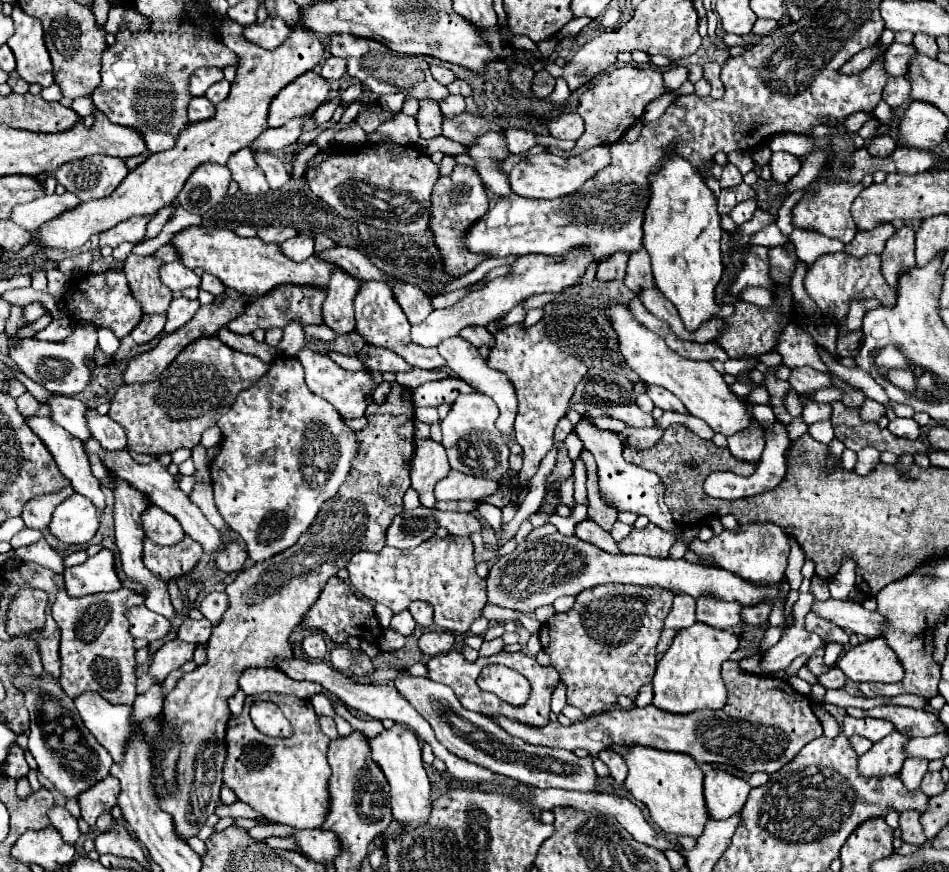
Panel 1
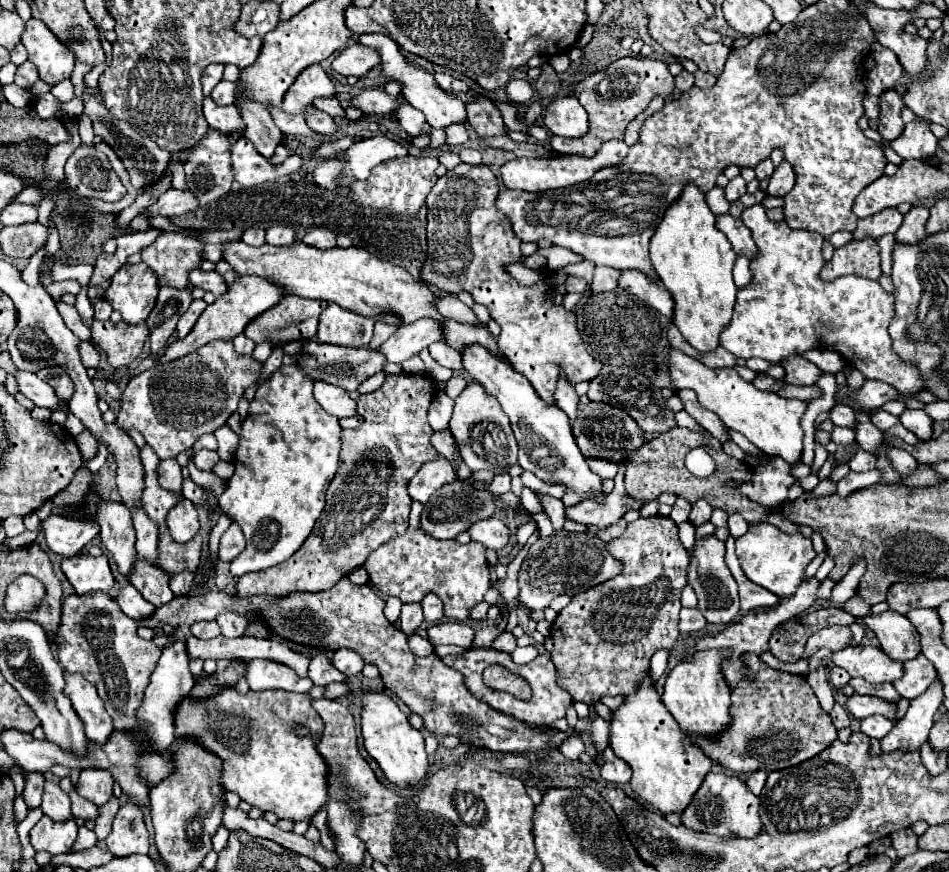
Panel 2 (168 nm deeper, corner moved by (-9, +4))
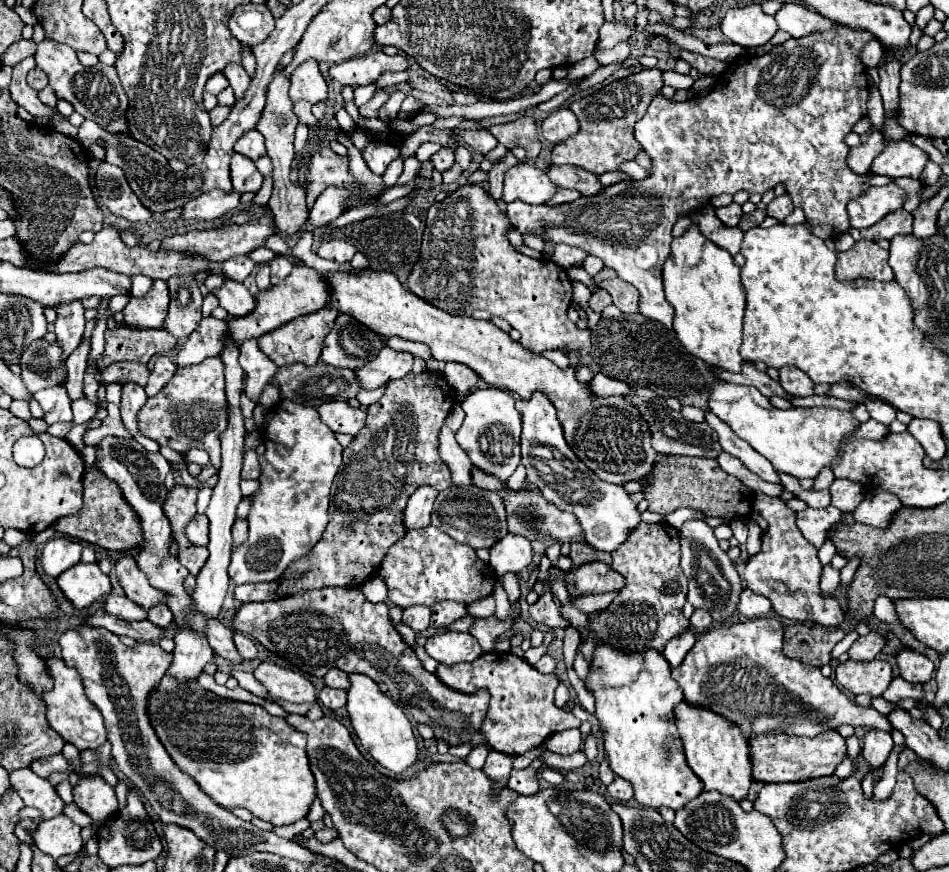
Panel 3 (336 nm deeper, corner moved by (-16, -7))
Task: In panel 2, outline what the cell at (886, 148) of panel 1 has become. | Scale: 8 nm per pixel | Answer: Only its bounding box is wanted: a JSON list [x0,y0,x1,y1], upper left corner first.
[877,91,905,143]

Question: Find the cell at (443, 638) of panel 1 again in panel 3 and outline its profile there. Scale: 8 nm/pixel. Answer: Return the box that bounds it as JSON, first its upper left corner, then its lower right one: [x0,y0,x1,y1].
[426,632,482,664]

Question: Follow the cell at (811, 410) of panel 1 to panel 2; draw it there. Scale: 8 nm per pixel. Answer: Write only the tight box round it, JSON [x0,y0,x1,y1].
[829,403,855,427]

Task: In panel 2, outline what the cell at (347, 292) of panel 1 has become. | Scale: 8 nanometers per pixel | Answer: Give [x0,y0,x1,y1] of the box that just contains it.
[317,305,375,347]

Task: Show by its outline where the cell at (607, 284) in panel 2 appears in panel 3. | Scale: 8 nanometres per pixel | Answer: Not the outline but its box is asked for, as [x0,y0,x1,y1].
[588,288,612,312]

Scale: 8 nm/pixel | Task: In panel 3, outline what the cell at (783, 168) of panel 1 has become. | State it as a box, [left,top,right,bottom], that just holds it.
[766,194,794,222]

